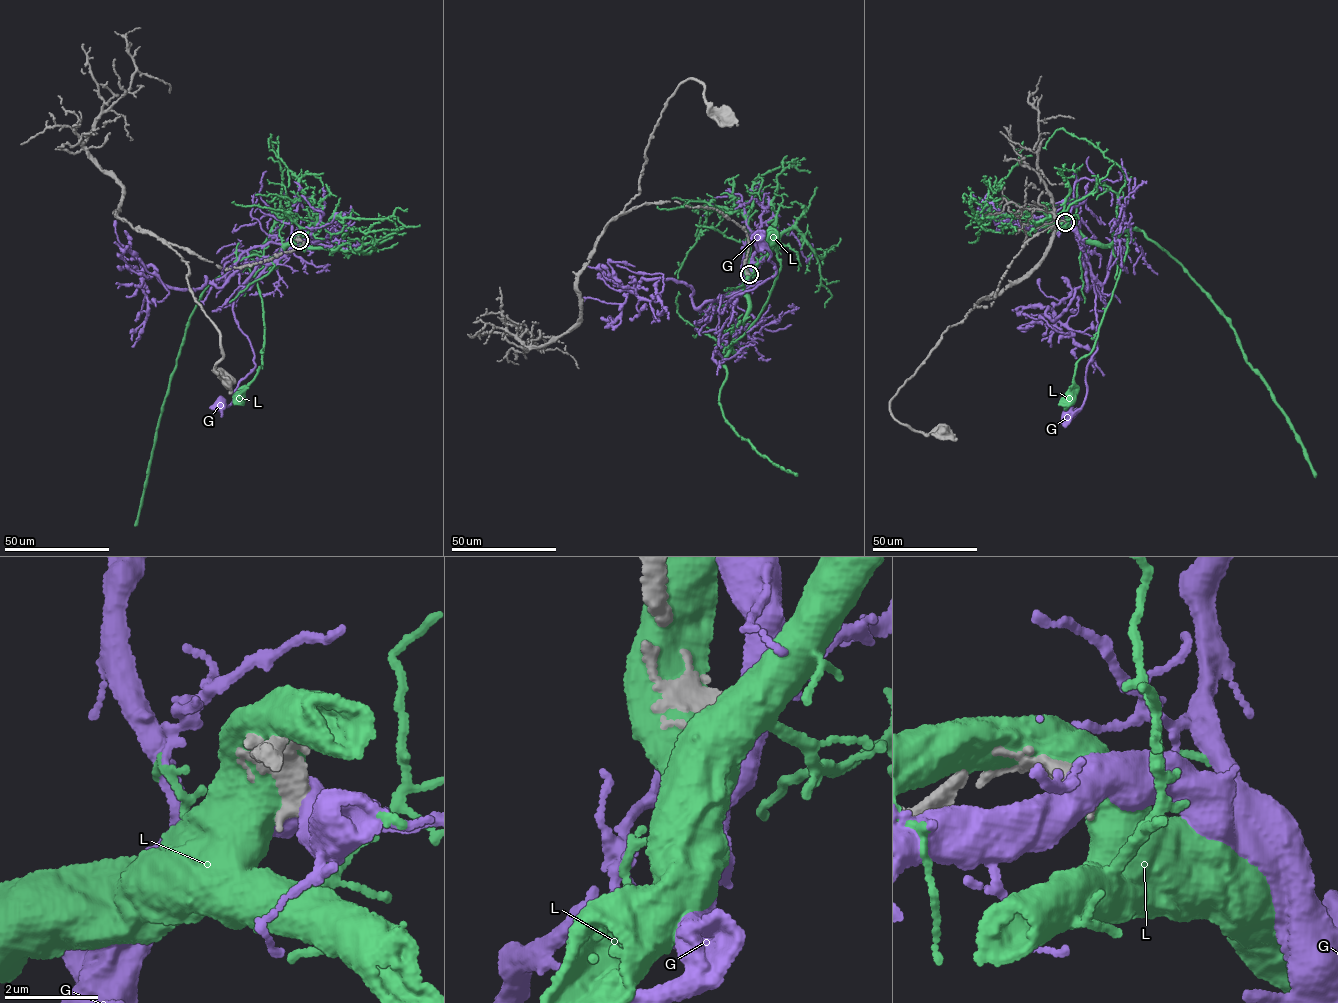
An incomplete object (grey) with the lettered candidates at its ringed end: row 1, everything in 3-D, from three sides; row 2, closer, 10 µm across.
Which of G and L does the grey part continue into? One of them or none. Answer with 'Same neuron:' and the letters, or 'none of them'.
Same neuron: none of them

